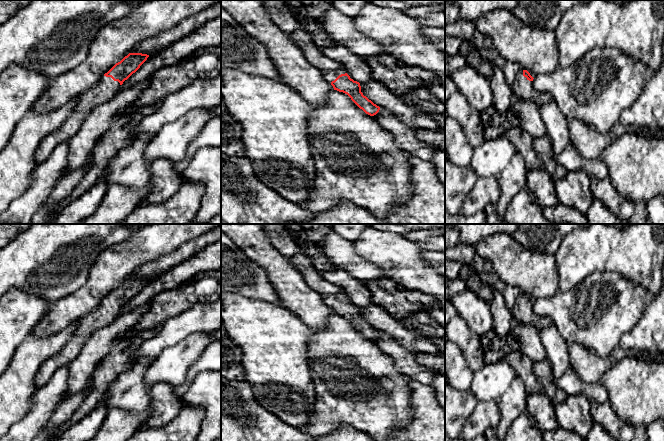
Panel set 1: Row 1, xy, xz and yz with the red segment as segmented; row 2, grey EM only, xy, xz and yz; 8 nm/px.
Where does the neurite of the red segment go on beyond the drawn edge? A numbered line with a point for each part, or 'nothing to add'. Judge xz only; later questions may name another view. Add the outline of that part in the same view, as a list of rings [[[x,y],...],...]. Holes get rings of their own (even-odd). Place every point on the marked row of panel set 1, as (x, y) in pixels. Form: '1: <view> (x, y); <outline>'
1: xz (330, 75); [[[343,69],[323,71],[324,79],[330,83],[334,81],[339,75],[345,74],[345,73],[346,71]]]

